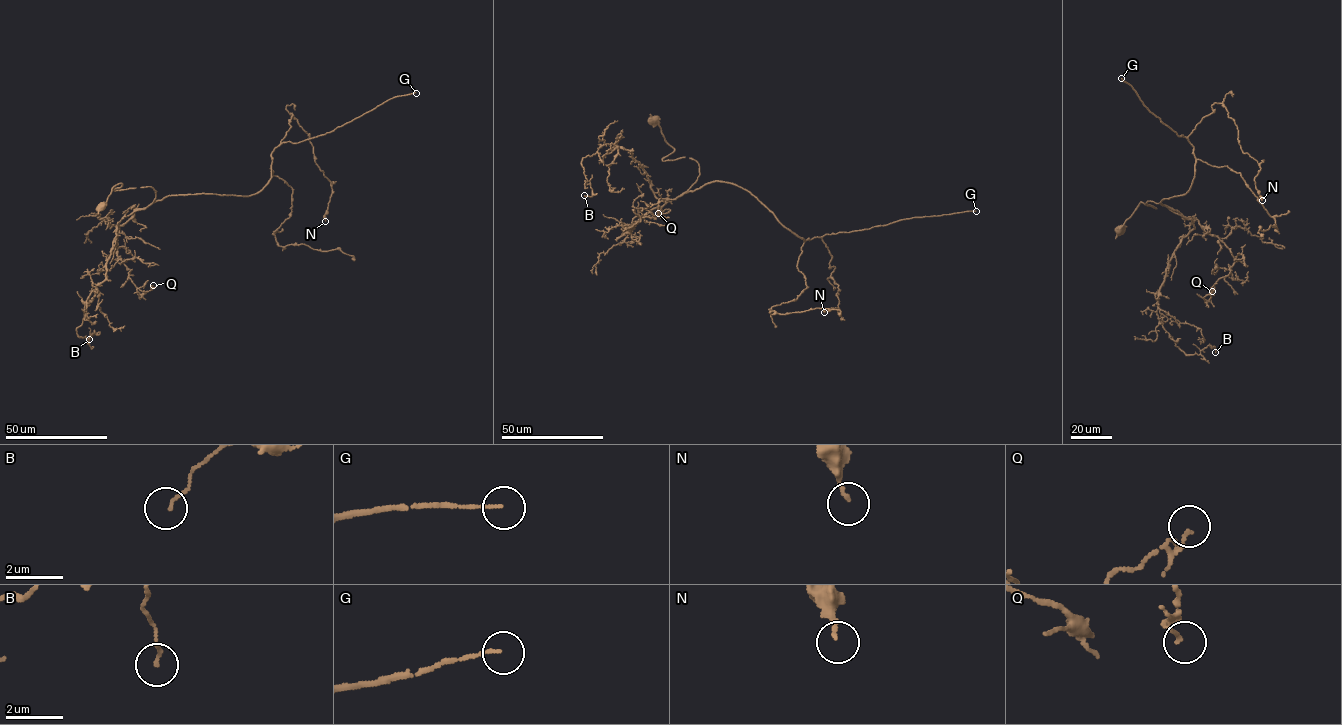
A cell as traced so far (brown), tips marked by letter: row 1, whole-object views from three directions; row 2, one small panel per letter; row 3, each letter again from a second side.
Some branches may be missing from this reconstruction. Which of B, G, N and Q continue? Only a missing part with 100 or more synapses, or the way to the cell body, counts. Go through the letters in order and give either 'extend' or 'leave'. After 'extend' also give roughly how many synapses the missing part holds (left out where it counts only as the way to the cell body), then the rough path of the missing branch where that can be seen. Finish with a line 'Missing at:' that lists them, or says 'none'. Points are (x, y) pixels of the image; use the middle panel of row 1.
B: leave
G: extend; about 110 synapses
N: leave
Q: leave
Missing at: G

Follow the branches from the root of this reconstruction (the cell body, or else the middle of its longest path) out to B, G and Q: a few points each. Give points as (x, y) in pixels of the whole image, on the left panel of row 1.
B: (103, 206), (121, 183), (114, 190), (156, 191), (118, 224), (76, 328), (89, 339)
G: (103, 206), (121, 183), (114, 190), (151, 187), (152, 203), (251, 195), (282, 142), (416, 93)
Q: (103, 206), (121, 183), (114, 190), (156, 191), (120, 225), (115, 249), (132, 282), (144, 293), (153, 285)

